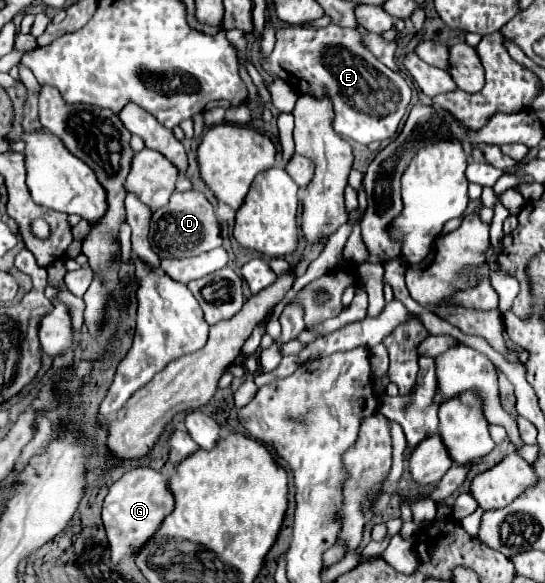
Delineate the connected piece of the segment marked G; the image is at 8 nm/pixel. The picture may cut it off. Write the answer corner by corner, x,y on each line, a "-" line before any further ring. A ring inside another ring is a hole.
134,468
126,472
118,482
114,482
104,498
102,506
102,522
110,542
112,562
132,560
138,550
154,536
154,530
162,524
162,520
172,512
174,496
168,488
168,478
152,468

